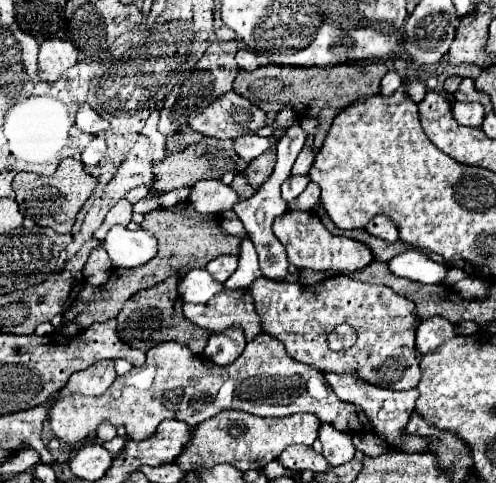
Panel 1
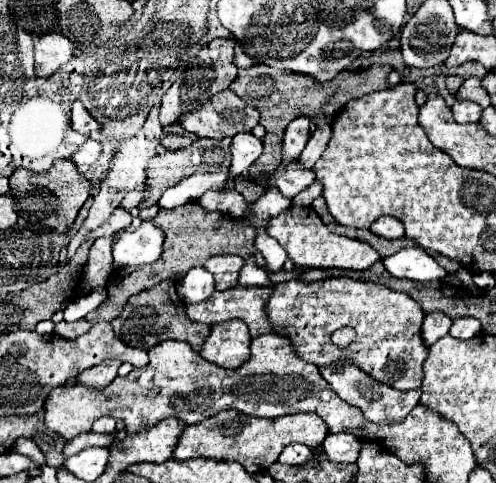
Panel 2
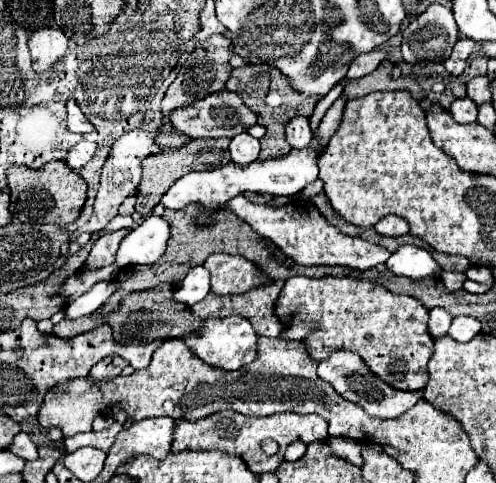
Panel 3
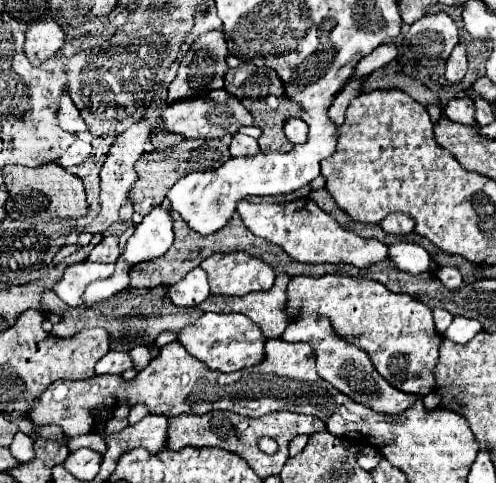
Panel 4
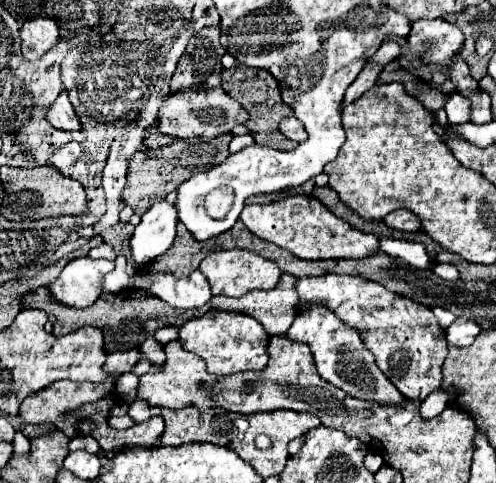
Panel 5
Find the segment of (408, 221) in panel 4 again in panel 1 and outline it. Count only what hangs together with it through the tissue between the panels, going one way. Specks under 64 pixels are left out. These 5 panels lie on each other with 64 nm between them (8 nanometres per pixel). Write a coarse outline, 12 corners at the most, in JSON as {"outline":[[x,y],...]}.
{"outline":[[374,216],[366,232],[386,242],[398,240],[398,228],[388,216]]}

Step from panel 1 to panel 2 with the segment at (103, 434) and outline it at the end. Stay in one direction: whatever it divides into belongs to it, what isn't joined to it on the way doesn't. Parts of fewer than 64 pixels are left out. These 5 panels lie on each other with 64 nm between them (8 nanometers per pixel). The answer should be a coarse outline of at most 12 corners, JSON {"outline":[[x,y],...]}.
{"outline":[[101,417],[92,426],[92,431],[111,434],[116,429],[116,420]]}

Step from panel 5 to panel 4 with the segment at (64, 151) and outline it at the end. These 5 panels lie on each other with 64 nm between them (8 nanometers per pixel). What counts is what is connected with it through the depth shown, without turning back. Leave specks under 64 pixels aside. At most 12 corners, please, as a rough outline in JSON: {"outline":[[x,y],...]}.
{"outline":[[76,140],[54,162],[64,170],[90,156],[88,142]]}

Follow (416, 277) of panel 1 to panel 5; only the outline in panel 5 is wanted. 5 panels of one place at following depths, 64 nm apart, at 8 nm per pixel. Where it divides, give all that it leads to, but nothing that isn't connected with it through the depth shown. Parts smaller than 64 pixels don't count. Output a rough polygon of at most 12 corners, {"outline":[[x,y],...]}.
{"outline":[[378,238],[380,250],[418,270],[432,264],[418,242]]}

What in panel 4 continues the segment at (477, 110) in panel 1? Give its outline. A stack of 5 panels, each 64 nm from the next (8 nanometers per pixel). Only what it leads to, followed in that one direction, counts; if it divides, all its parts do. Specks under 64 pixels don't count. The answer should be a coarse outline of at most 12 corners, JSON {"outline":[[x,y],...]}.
{"outline":[[452,98],[444,116],[452,122],[474,124],[472,100]]}

